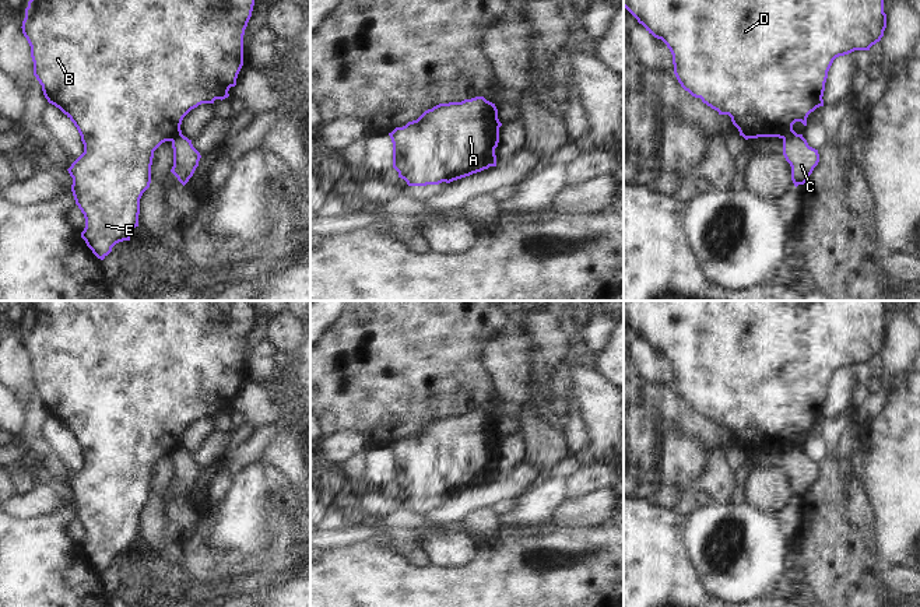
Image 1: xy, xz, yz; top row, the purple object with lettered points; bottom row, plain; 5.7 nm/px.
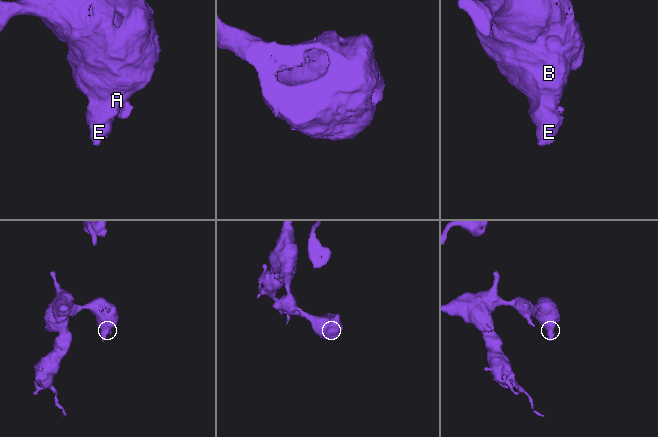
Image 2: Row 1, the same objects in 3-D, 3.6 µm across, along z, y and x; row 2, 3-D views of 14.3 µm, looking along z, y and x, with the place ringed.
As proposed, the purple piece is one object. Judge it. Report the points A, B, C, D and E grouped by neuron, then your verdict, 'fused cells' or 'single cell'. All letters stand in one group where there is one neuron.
groups A B D E / C; fused cells

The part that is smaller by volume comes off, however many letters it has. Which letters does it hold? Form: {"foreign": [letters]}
{"foreign": ["C"]}

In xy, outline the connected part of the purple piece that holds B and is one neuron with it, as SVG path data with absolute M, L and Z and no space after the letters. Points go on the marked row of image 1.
M29 0L22 21L22 34L31 46L34 76L42 85L49 103L59 108L77 127L84 152L67 169L73 178L71 192L76 204L85 218L81 238L92 253L103 260L112 248L130 241L131 231L138 227L140 199L151 183L151 165L154 151L165 141L182 134L183 117L201 103L214 103L215 99L229 97L228 91L236 85L238 74L243 66L243 35L252 17L254 0Z

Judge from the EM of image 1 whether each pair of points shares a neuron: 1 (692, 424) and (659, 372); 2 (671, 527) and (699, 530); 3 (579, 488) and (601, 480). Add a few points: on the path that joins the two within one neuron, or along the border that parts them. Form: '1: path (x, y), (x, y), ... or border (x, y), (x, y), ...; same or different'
1: border (643, 381), (673, 386); different
2: border (684, 518), (683, 546), (690, 561); different
3: path (585, 483), (596, 480); same

